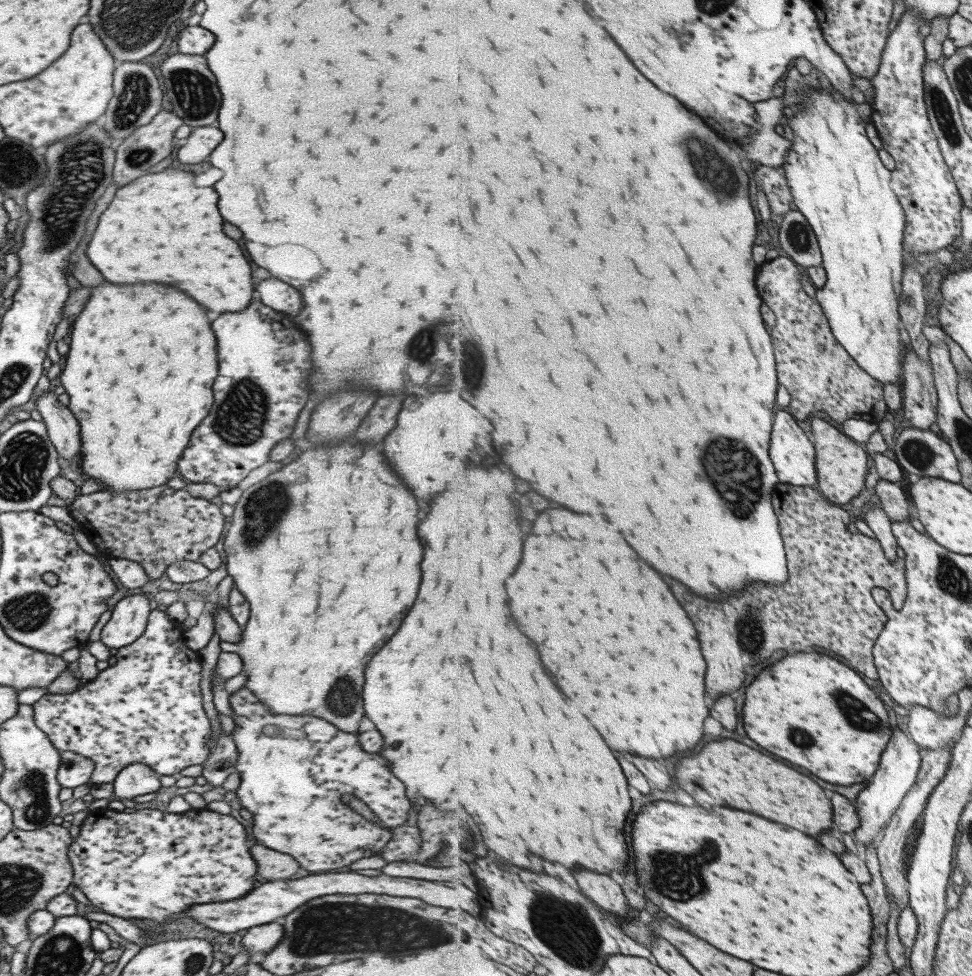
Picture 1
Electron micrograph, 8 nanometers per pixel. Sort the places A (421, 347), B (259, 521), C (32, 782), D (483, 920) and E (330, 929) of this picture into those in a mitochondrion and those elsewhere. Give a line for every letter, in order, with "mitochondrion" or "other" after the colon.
A: mitochondrion
B: mitochondrion
C: mitochondrion
D: other
E: mitochondrion

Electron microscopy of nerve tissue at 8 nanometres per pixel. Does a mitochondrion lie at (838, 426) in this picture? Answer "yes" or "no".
no

